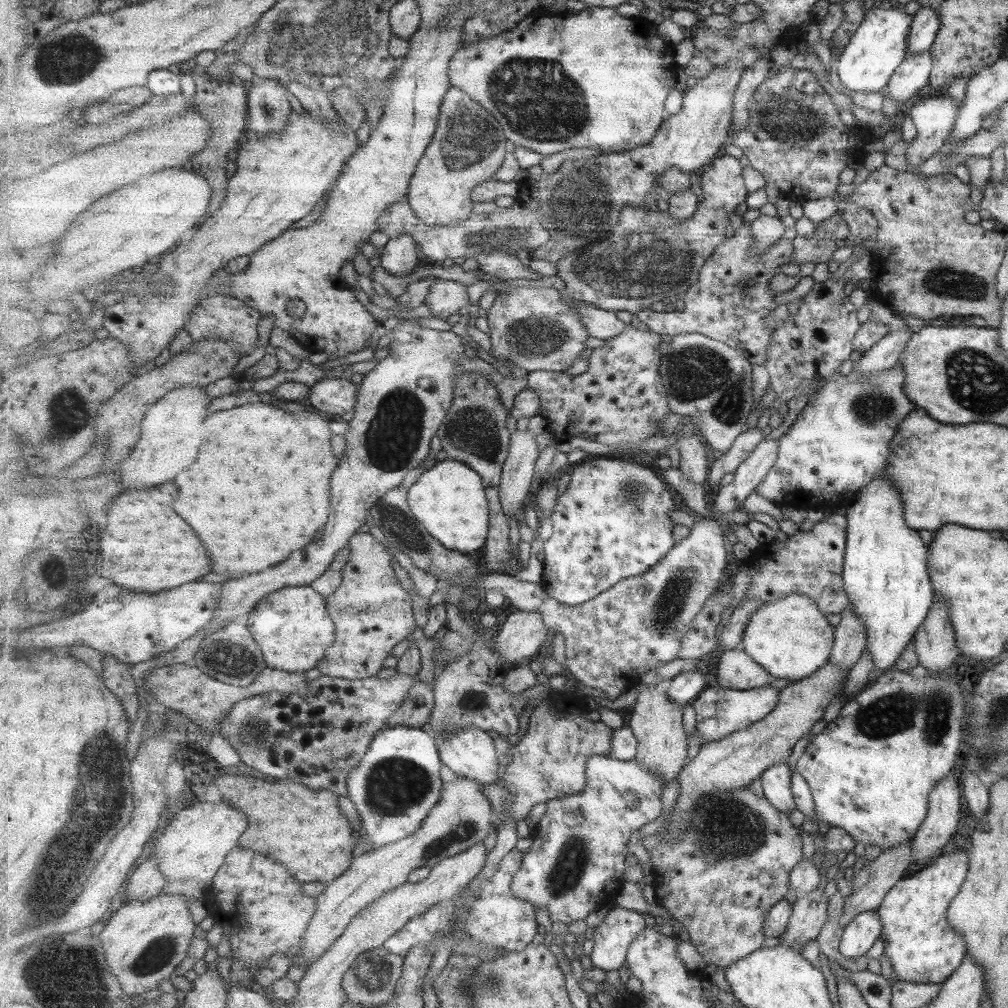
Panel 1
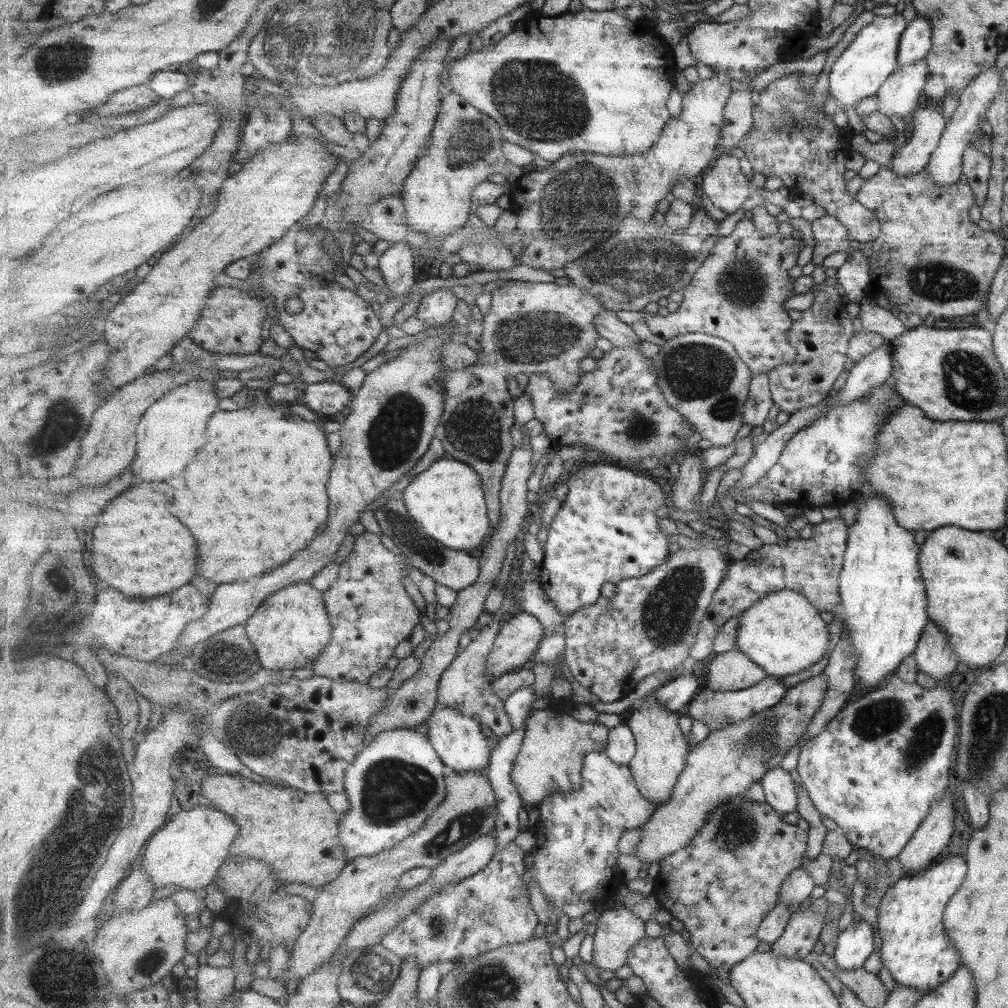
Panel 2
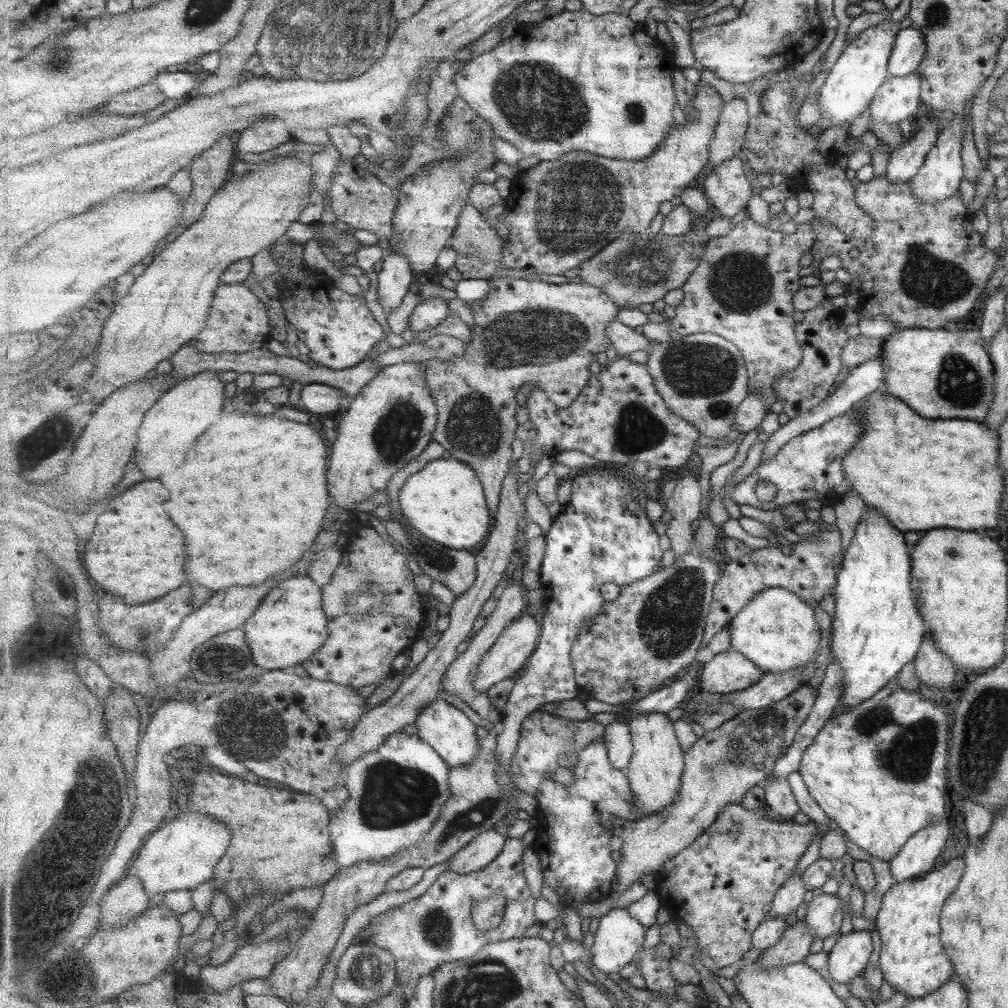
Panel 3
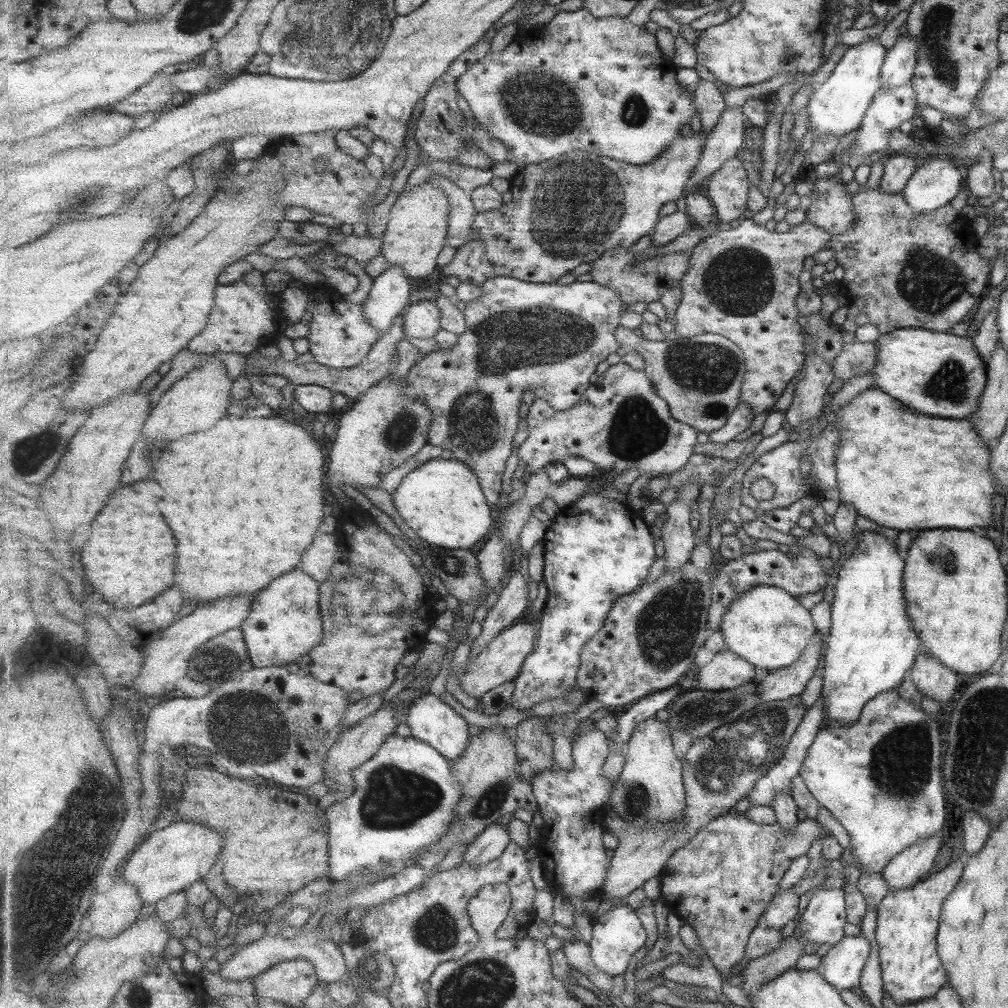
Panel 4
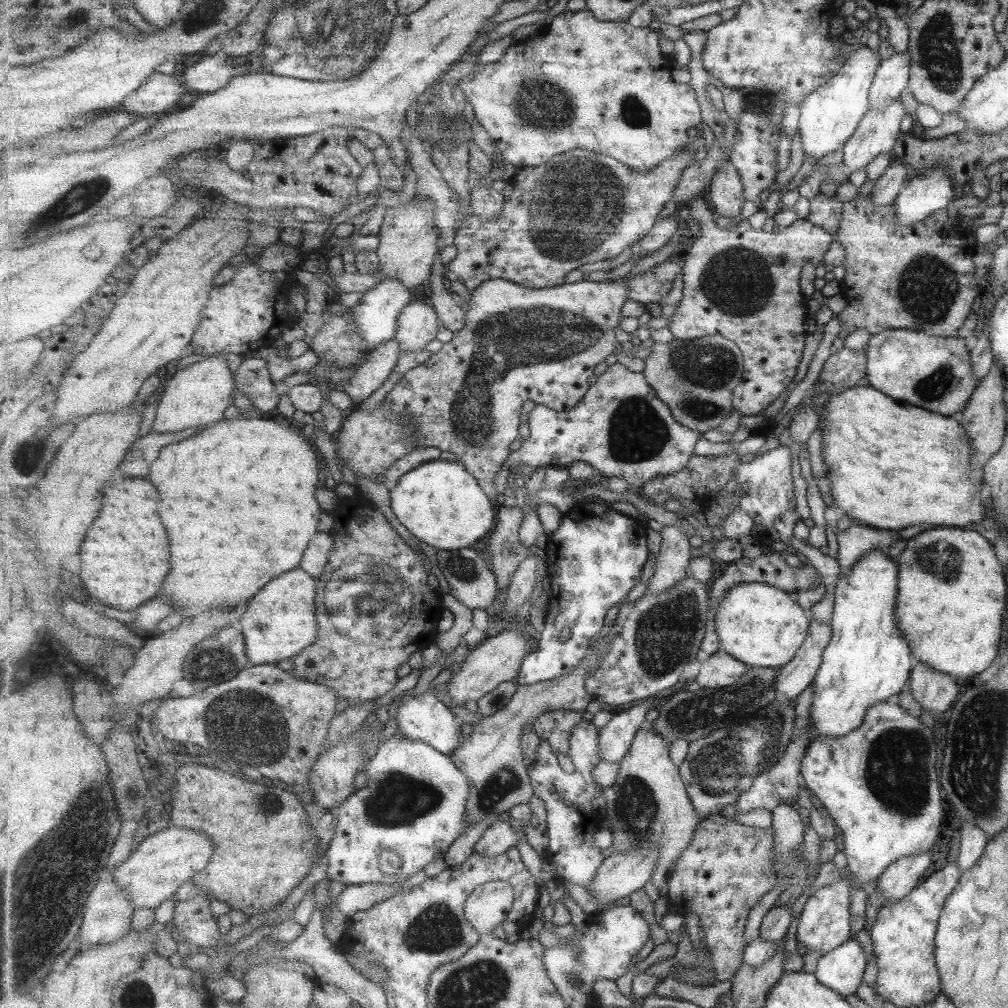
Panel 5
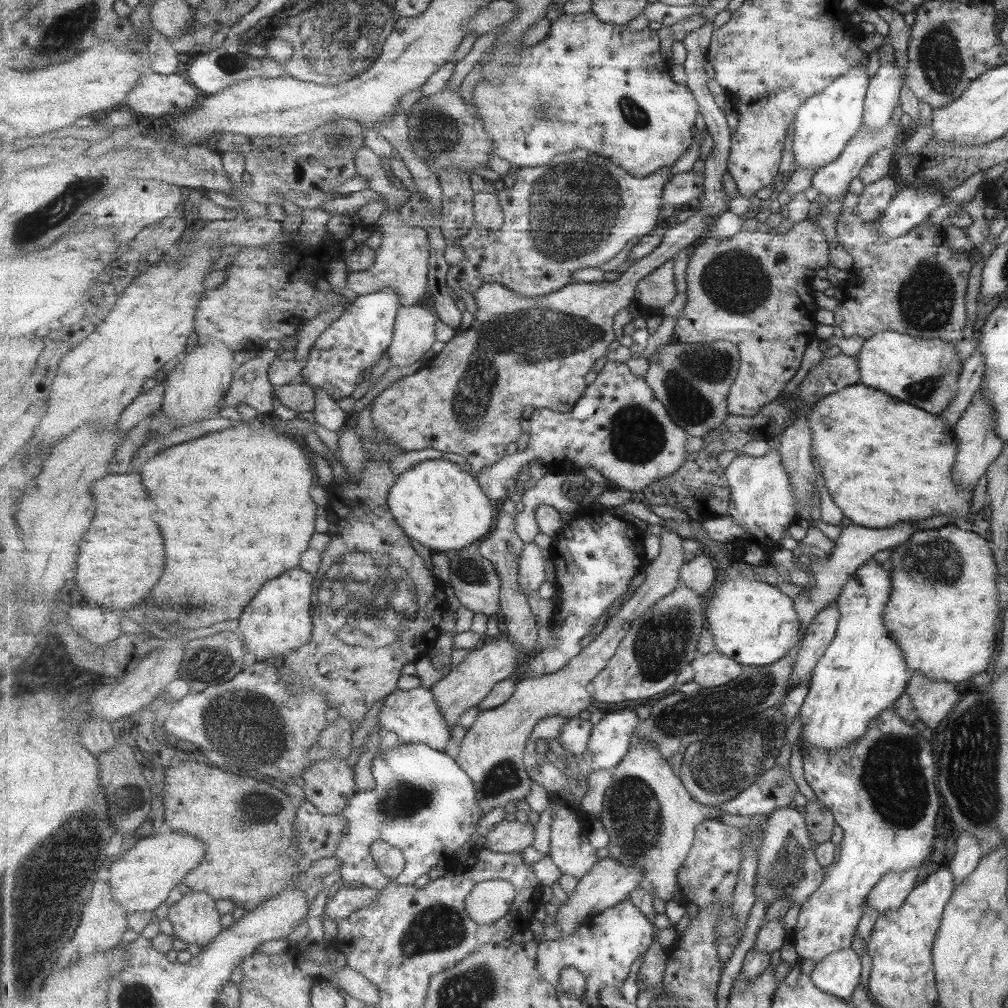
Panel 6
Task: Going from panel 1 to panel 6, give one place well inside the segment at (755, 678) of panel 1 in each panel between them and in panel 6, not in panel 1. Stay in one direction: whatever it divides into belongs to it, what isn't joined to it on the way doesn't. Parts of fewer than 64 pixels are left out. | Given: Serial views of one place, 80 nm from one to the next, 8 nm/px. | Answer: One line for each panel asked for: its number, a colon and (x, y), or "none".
2: (733, 670)
3: (729, 672)
4: (726, 671)
5: (720, 670)
6: (715, 669)

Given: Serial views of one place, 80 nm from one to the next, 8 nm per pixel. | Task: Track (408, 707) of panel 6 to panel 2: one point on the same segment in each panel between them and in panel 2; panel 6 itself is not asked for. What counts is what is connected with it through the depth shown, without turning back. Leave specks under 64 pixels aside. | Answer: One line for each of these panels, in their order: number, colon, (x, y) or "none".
2: (459, 740)
3: (449, 731)
4: (431, 720)
5: (423, 717)

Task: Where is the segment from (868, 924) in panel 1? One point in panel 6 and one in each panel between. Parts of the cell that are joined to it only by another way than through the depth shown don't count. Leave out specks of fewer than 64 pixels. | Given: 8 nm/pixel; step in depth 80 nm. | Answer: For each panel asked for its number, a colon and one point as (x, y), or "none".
2: (853, 945)
3: (848, 956)
4: (841, 966)
5: (840, 969)
6: (837, 974)

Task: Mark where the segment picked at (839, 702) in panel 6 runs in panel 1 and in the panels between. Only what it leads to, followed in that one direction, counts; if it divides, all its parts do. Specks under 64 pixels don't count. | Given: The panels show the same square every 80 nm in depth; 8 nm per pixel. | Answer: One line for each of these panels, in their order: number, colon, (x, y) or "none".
1: (885, 576)
2: (881, 594)
3: (877, 630)
4: (871, 645)
5: (868, 660)

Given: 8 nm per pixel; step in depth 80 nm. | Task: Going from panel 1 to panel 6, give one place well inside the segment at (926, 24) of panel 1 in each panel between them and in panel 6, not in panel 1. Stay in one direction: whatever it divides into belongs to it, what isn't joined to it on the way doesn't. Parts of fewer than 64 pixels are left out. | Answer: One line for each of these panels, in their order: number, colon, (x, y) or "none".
2: (915, 42)
3: (909, 48)
4: (898, 67)
5: (890, 79)
6: (882, 95)

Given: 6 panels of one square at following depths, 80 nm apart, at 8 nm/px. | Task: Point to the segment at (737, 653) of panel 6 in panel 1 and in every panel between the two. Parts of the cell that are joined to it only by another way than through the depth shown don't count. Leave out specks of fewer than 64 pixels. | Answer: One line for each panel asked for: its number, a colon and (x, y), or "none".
1: (789, 637)
2: (782, 633)
3: (776, 631)
4: (768, 626)
5: (762, 626)

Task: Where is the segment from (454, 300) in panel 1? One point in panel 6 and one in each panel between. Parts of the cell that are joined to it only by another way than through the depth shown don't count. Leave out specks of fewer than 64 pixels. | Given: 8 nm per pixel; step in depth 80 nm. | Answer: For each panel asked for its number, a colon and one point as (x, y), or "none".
2: (437, 308)
3: (432, 312)
4: (422, 320)
5: (419, 323)
6: (415, 333)

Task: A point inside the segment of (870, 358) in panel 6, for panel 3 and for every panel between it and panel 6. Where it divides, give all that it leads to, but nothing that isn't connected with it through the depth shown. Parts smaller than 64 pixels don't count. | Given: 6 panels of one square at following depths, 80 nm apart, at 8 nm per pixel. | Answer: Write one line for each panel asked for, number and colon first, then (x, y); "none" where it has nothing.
3: (948, 375)
4: (940, 374)
5: (931, 372)

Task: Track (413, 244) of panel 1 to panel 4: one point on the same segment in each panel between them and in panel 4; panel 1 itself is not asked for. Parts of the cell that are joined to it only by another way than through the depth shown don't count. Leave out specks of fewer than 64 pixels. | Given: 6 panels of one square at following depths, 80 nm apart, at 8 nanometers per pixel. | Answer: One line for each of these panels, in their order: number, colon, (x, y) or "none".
2: (398, 262)
3: (395, 279)
4: (389, 296)

